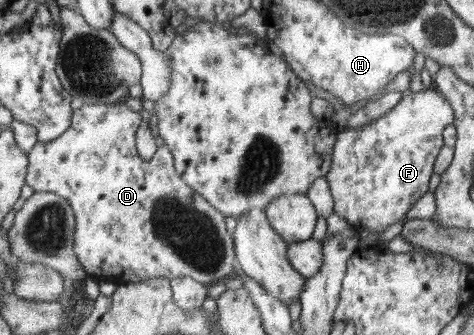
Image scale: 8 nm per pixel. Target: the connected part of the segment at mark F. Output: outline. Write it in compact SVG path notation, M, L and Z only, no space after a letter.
M423 89L419 92L414 92L404 96L402 101L392 110L390 113L384 115L380 119L376 119L373 122L367 123L362 127L347 127L343 132L337 134L336 149L333 149L333 158L332 158L332 171L328 172L327 180L330 184L334 200L335 200L335 214L346 219L352 227L357 228L358 230L366 228L367 230L372 231L372 235L367 236L365 239L359 242L359 248L370 248L372 246L380 245L376 235L386 231L390 225L394 223L400 223L400 221L406 220L406 215L408 211L428 193L428 191L433 190L436 179L434 177L434 168L436 165L436 160L439 158L441 149L445 145L444 132L445 129L450 125L454 124L456 119L456 112L454 107L452 107L451 101L448 101L447 97L444 97L443 93L440 93L437 89Z

